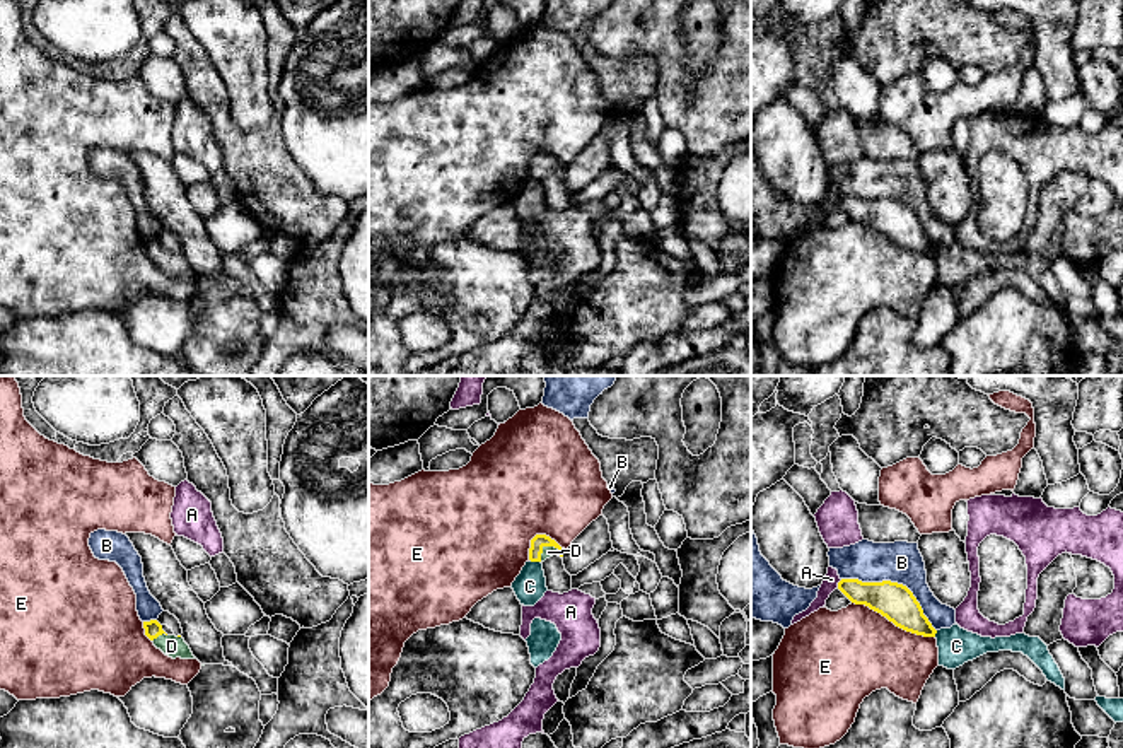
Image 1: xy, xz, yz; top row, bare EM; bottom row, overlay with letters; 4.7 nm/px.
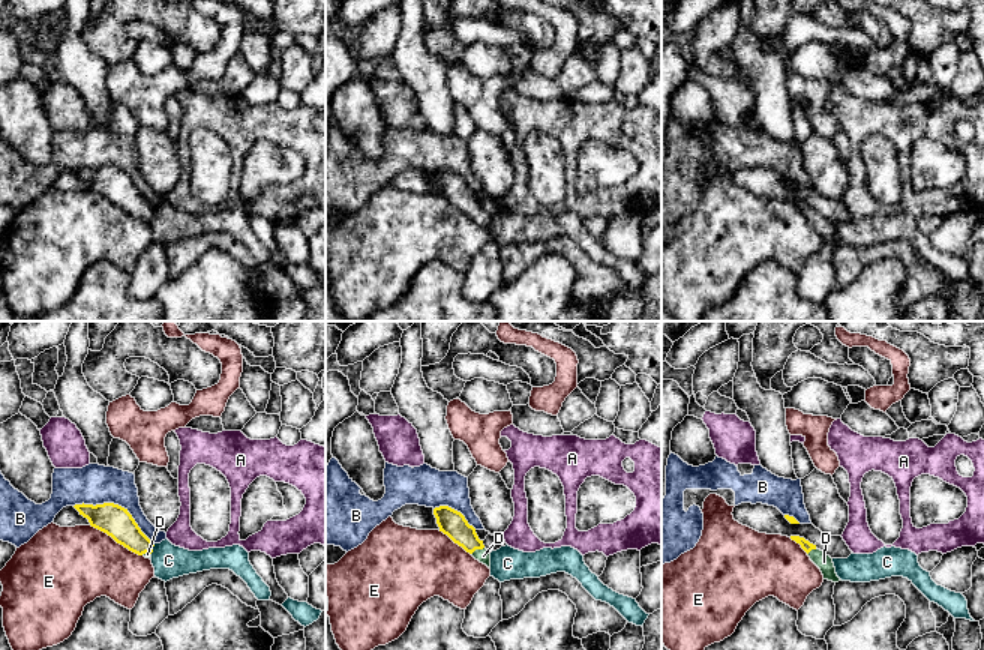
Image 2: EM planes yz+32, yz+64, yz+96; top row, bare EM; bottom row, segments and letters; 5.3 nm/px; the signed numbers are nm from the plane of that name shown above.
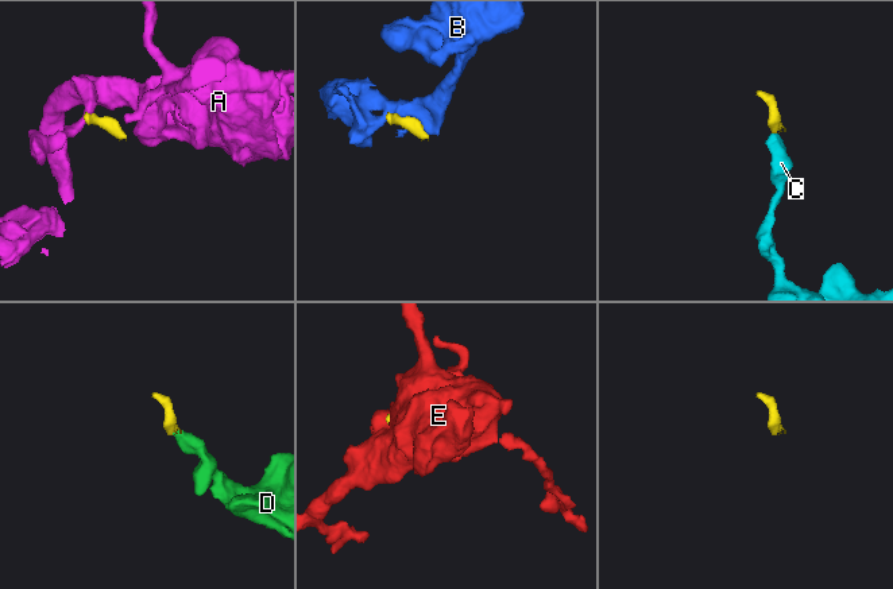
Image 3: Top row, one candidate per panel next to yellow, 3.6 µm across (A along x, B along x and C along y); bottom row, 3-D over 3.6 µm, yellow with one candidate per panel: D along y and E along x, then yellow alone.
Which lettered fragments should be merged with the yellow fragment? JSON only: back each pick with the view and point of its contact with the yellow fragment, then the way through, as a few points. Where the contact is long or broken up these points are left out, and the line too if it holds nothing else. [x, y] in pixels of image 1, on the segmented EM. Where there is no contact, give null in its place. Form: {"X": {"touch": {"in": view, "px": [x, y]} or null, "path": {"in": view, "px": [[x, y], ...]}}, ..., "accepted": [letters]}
{"D": {"touch": {"in": "xz", "px": [545, 545]}, "path": {"in": "xz", "px": [[538, 542], [545, 545], [548, 552]]}}, "accepted": ["D"]}

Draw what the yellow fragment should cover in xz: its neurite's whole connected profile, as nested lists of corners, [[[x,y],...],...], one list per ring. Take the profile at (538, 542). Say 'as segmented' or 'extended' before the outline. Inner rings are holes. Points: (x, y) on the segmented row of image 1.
extended; [[[536,535],[531,540],[531,548],[529,548],[531,562],[544,562],[553,555],[563,557],[563,553],[565,553],[565,548],[562,548],[555,540],[551,540],[546,535]]]

